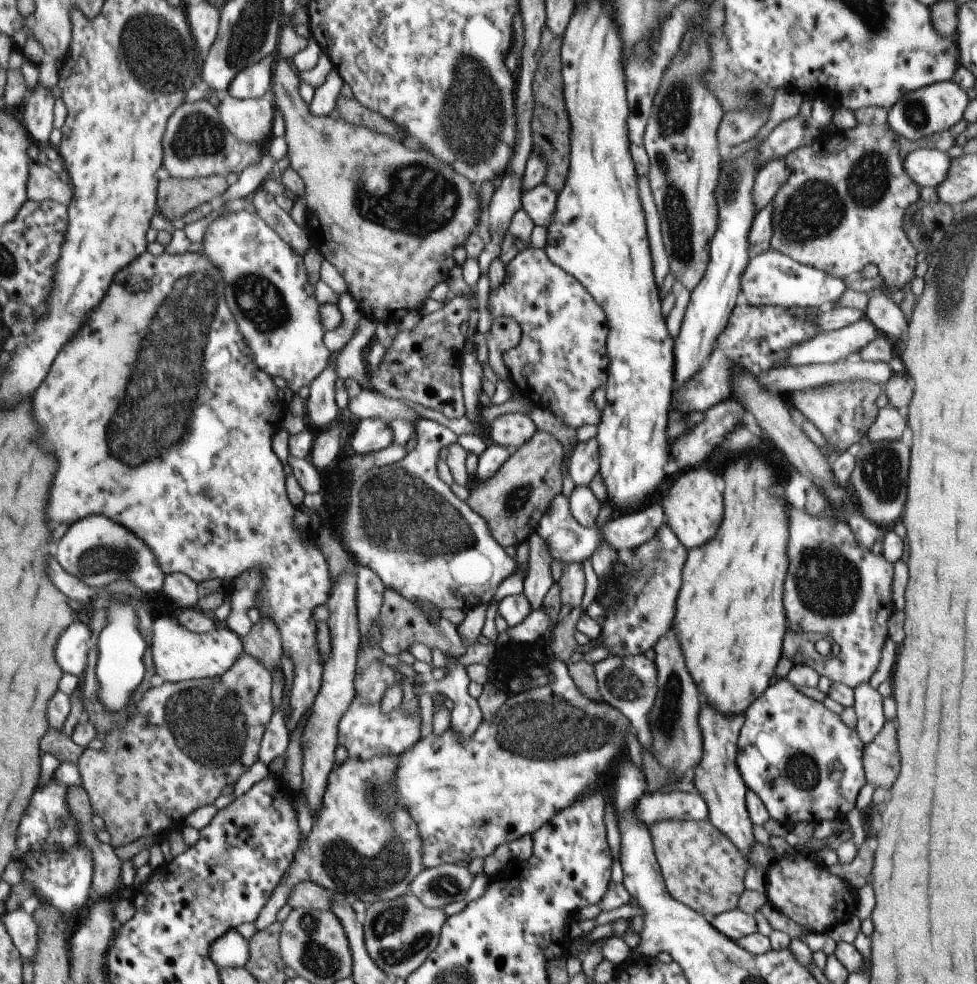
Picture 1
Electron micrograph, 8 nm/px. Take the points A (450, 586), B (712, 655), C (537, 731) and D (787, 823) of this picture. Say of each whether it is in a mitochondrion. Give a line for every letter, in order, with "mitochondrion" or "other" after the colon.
A: other
B: other
C: mitochondrion
D: other

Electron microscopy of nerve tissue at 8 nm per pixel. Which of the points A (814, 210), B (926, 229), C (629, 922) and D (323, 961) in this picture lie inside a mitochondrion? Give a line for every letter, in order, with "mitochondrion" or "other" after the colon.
A: mitochondrion
B: mitochondrion
C: other
D: mitochondrion

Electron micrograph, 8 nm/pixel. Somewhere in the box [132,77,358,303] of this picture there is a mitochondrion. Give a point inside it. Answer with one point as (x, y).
(197, 137)

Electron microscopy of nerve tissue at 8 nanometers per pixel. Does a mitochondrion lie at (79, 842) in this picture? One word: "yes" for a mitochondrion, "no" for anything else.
no

